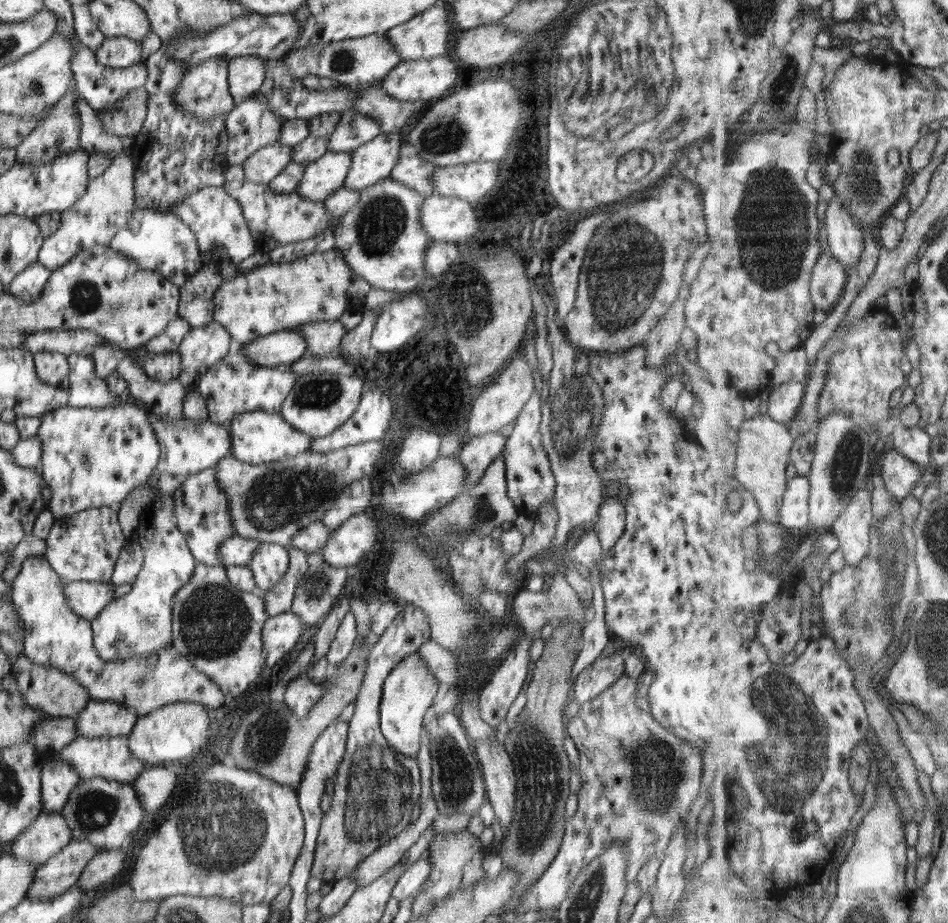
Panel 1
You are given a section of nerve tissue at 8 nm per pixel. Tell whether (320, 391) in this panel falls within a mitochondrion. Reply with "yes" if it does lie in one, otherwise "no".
yes

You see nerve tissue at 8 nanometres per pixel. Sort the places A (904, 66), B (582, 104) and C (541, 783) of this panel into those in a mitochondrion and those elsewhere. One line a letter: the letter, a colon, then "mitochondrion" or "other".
A: other
B: mitochondrion
C: mitochondrion

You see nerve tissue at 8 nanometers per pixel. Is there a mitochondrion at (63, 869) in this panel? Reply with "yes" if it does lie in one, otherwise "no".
no

